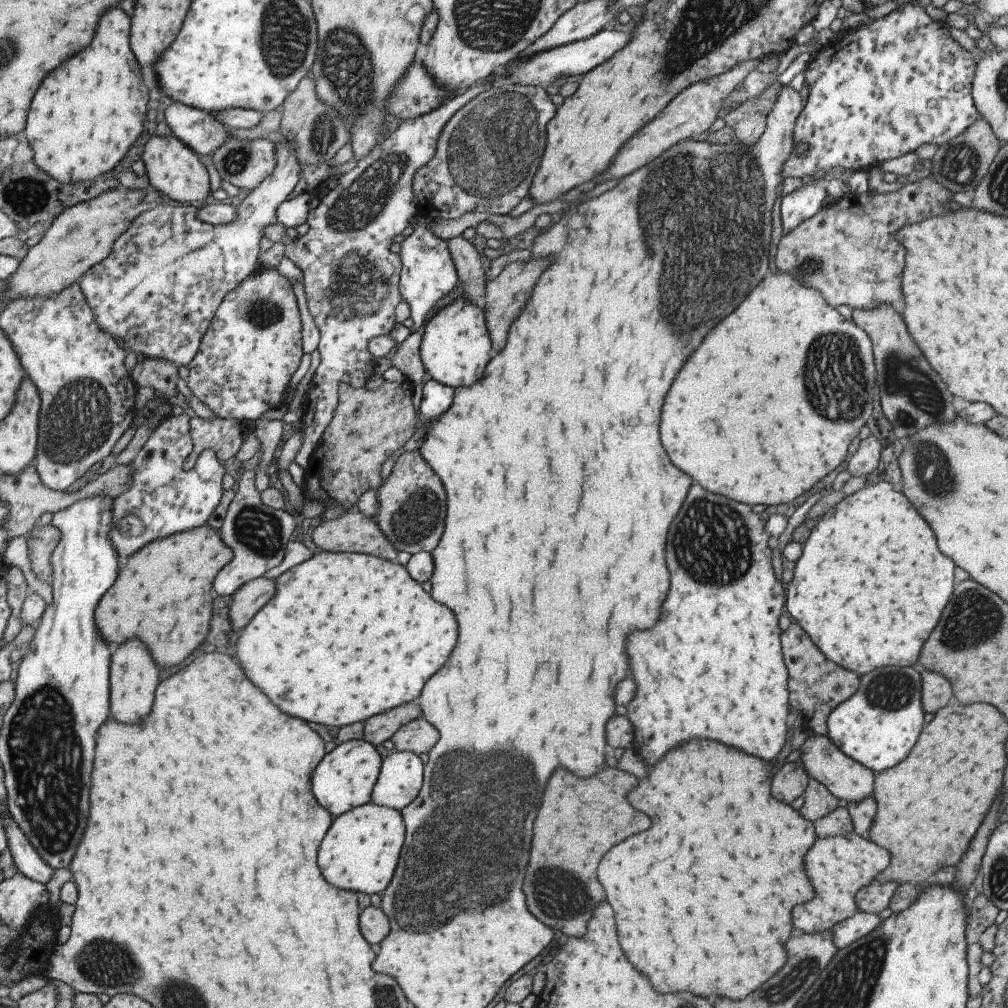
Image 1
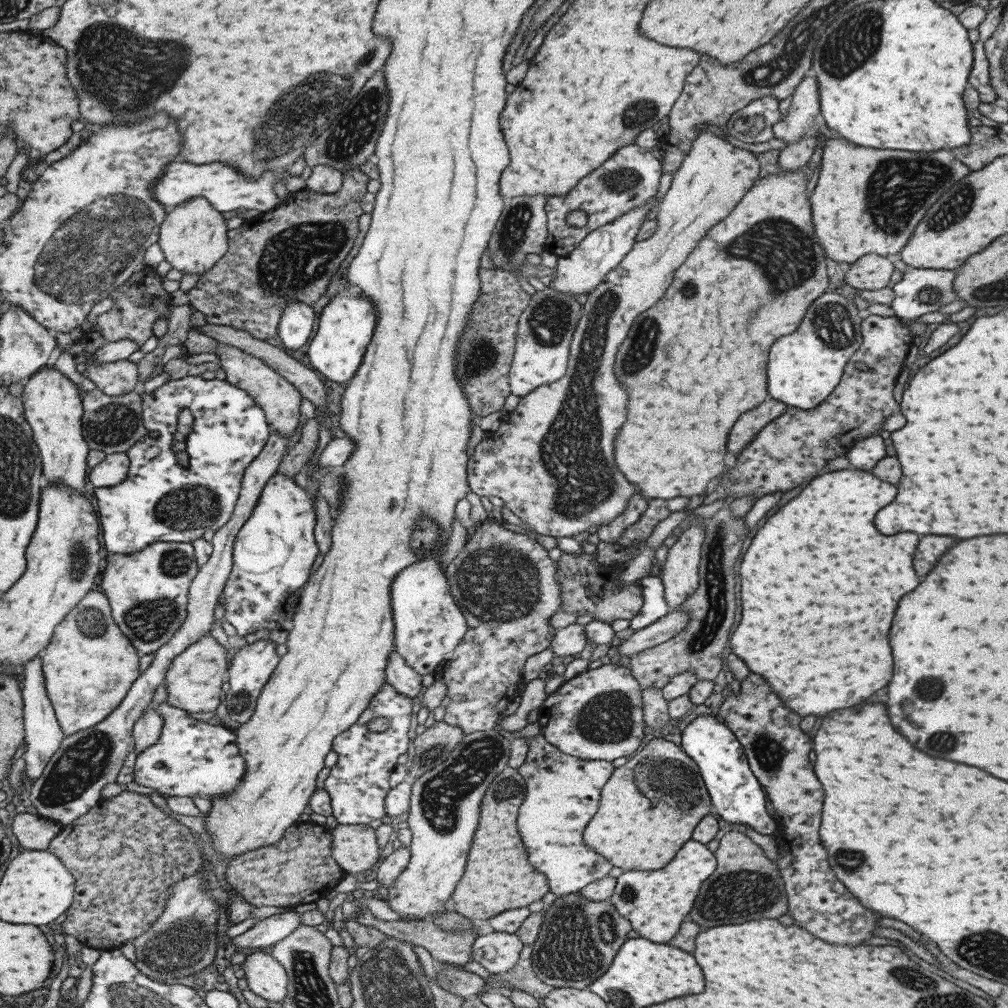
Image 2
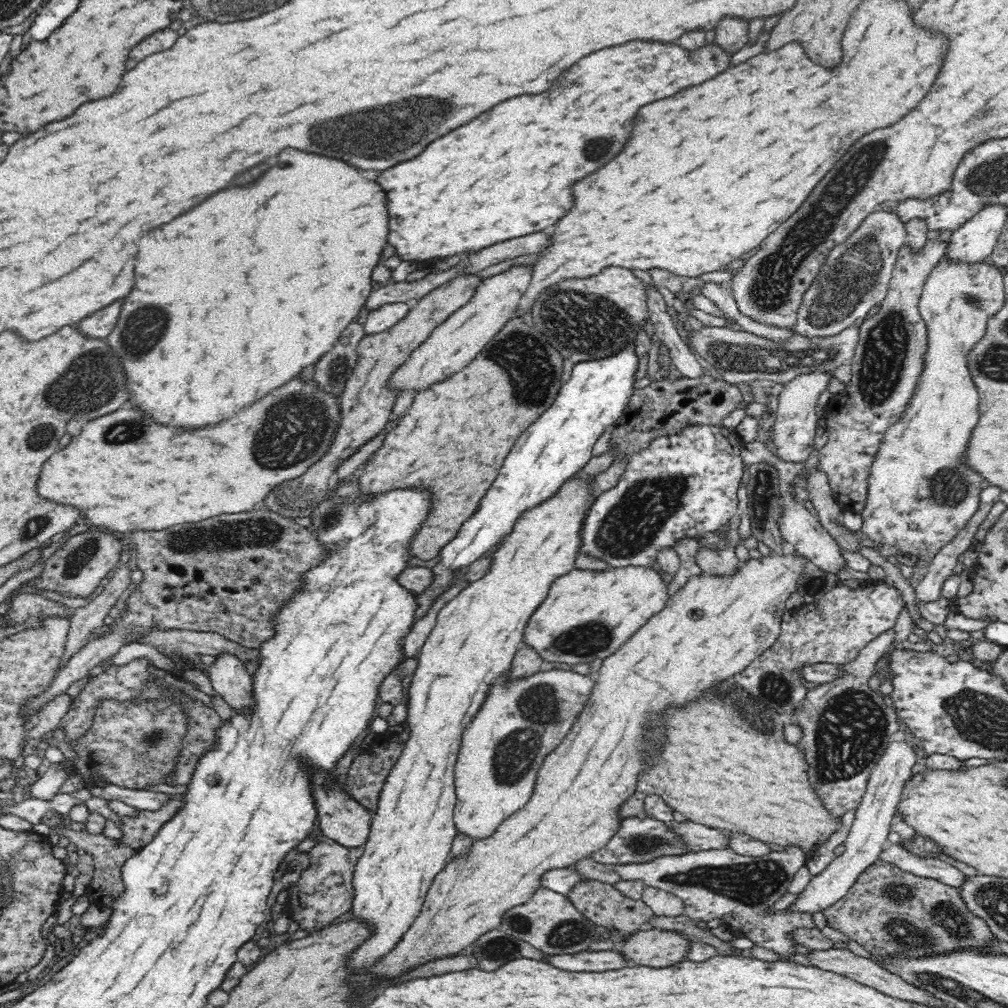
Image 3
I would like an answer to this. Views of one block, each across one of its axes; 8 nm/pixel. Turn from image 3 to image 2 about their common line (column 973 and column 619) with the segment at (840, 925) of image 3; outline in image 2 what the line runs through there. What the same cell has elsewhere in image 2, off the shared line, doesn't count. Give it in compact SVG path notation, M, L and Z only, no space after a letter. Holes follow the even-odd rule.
M579 892L559 896L544 908L544 918L536 942L532 944L531 960L534 974L544 983L553 987L586 989L608 970L614 954L626 942L632 923L620 915L610 900L592 901L583 898Z

